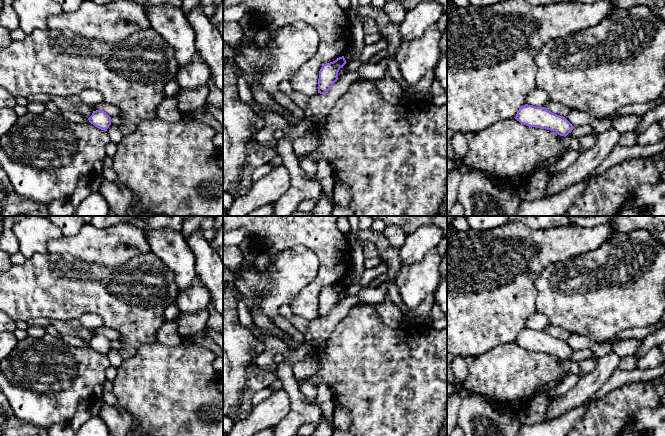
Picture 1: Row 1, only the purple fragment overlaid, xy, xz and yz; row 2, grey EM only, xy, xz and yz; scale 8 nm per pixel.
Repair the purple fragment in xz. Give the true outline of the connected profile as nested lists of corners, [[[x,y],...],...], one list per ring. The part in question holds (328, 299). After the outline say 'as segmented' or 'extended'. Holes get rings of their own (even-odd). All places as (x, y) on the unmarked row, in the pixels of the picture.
[[[344,280],[335,285],[324,288],[319,295],[318,317],[326,318],[338,304],[339,294],[346,288]]]; as segmented

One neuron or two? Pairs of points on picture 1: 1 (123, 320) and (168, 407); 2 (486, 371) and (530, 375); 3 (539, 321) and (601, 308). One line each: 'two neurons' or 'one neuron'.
1: two neurons
2: one neuron
3: two neurons

